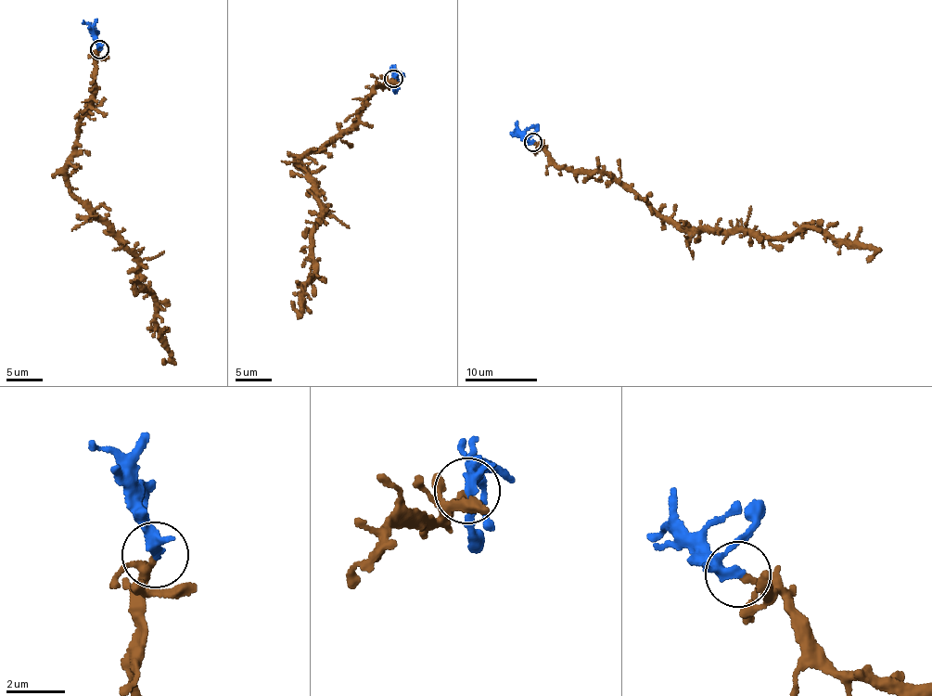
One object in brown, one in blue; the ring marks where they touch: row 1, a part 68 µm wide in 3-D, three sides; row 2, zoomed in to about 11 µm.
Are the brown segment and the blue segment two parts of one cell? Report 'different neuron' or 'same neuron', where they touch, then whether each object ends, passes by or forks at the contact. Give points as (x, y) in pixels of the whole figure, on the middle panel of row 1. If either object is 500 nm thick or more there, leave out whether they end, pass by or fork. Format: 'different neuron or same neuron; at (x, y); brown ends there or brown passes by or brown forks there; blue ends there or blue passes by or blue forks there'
same neuron; at (393, 79); brown passes by; blue passes by

